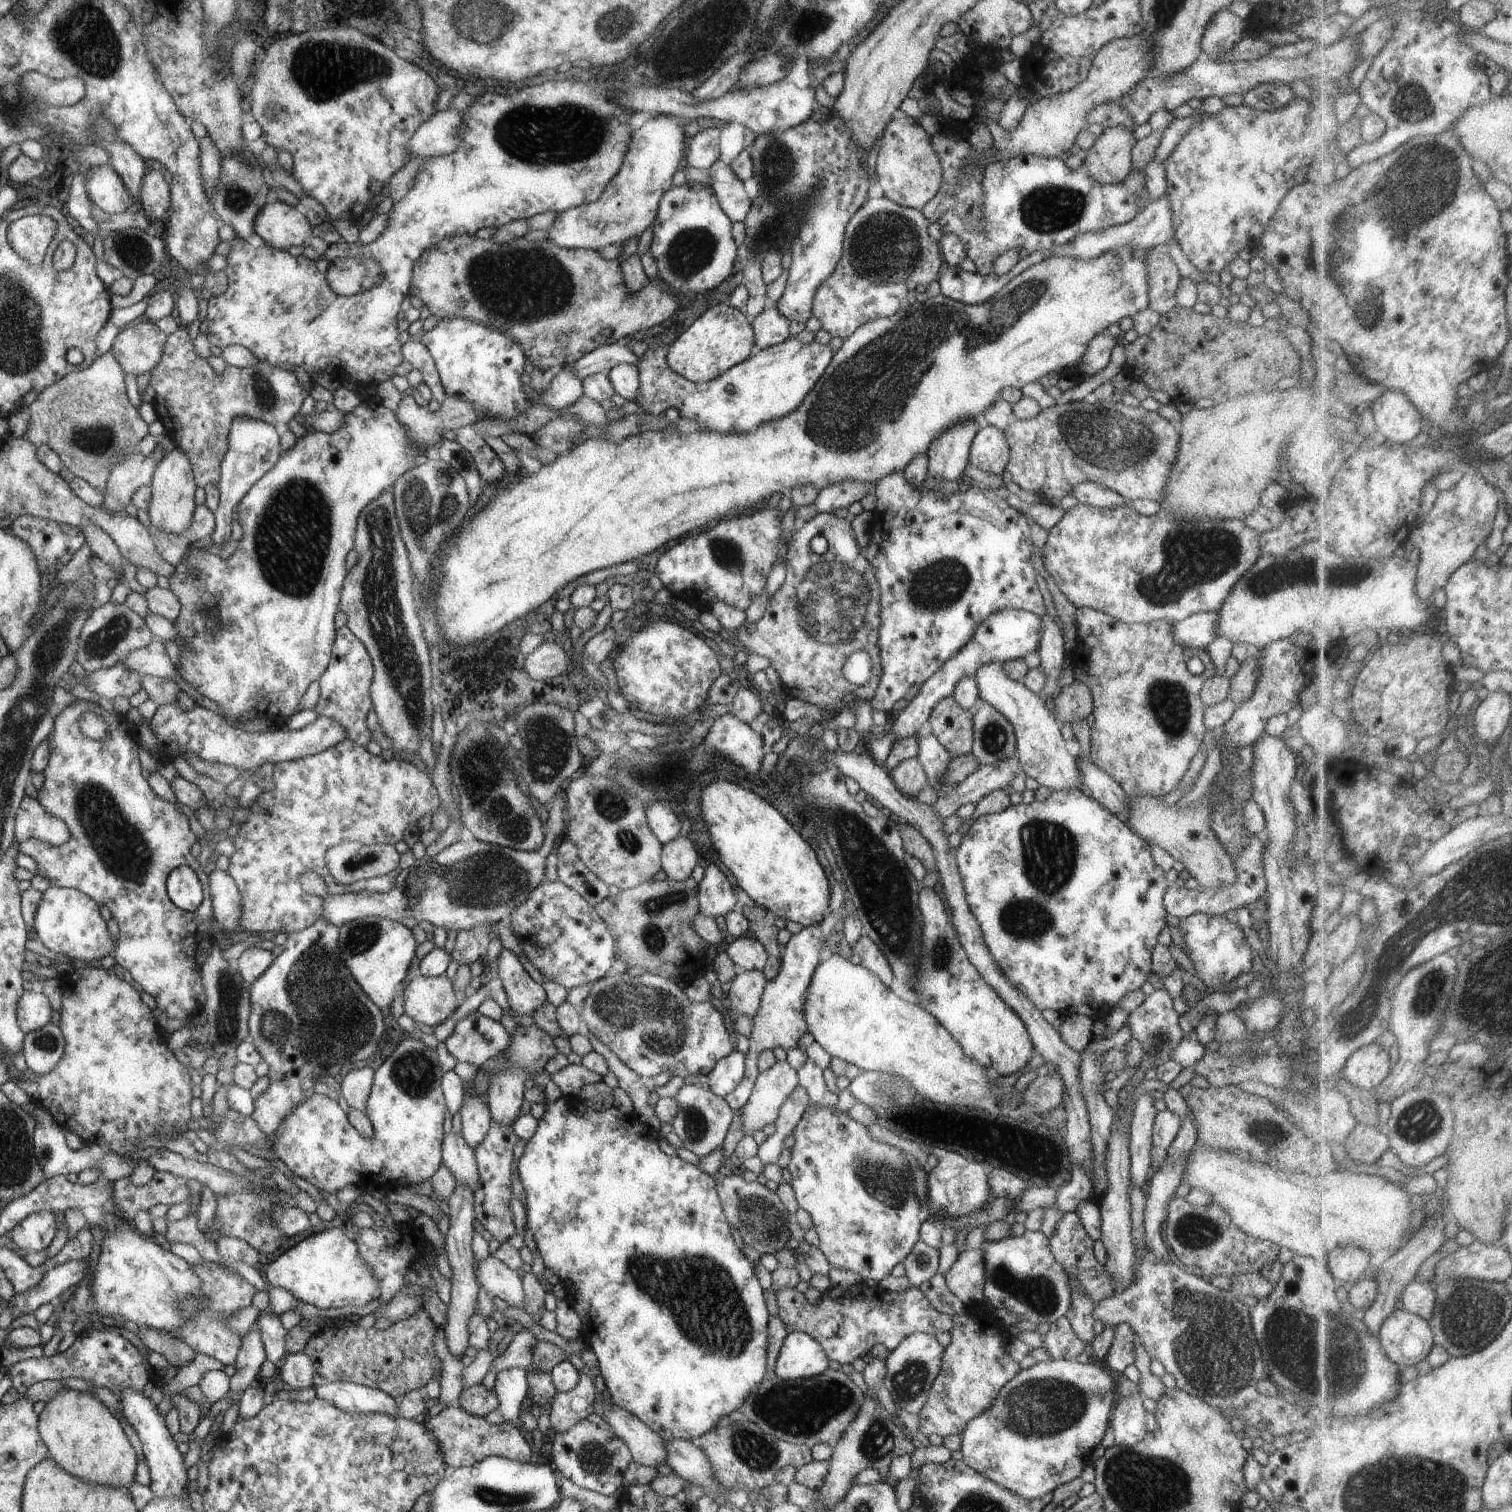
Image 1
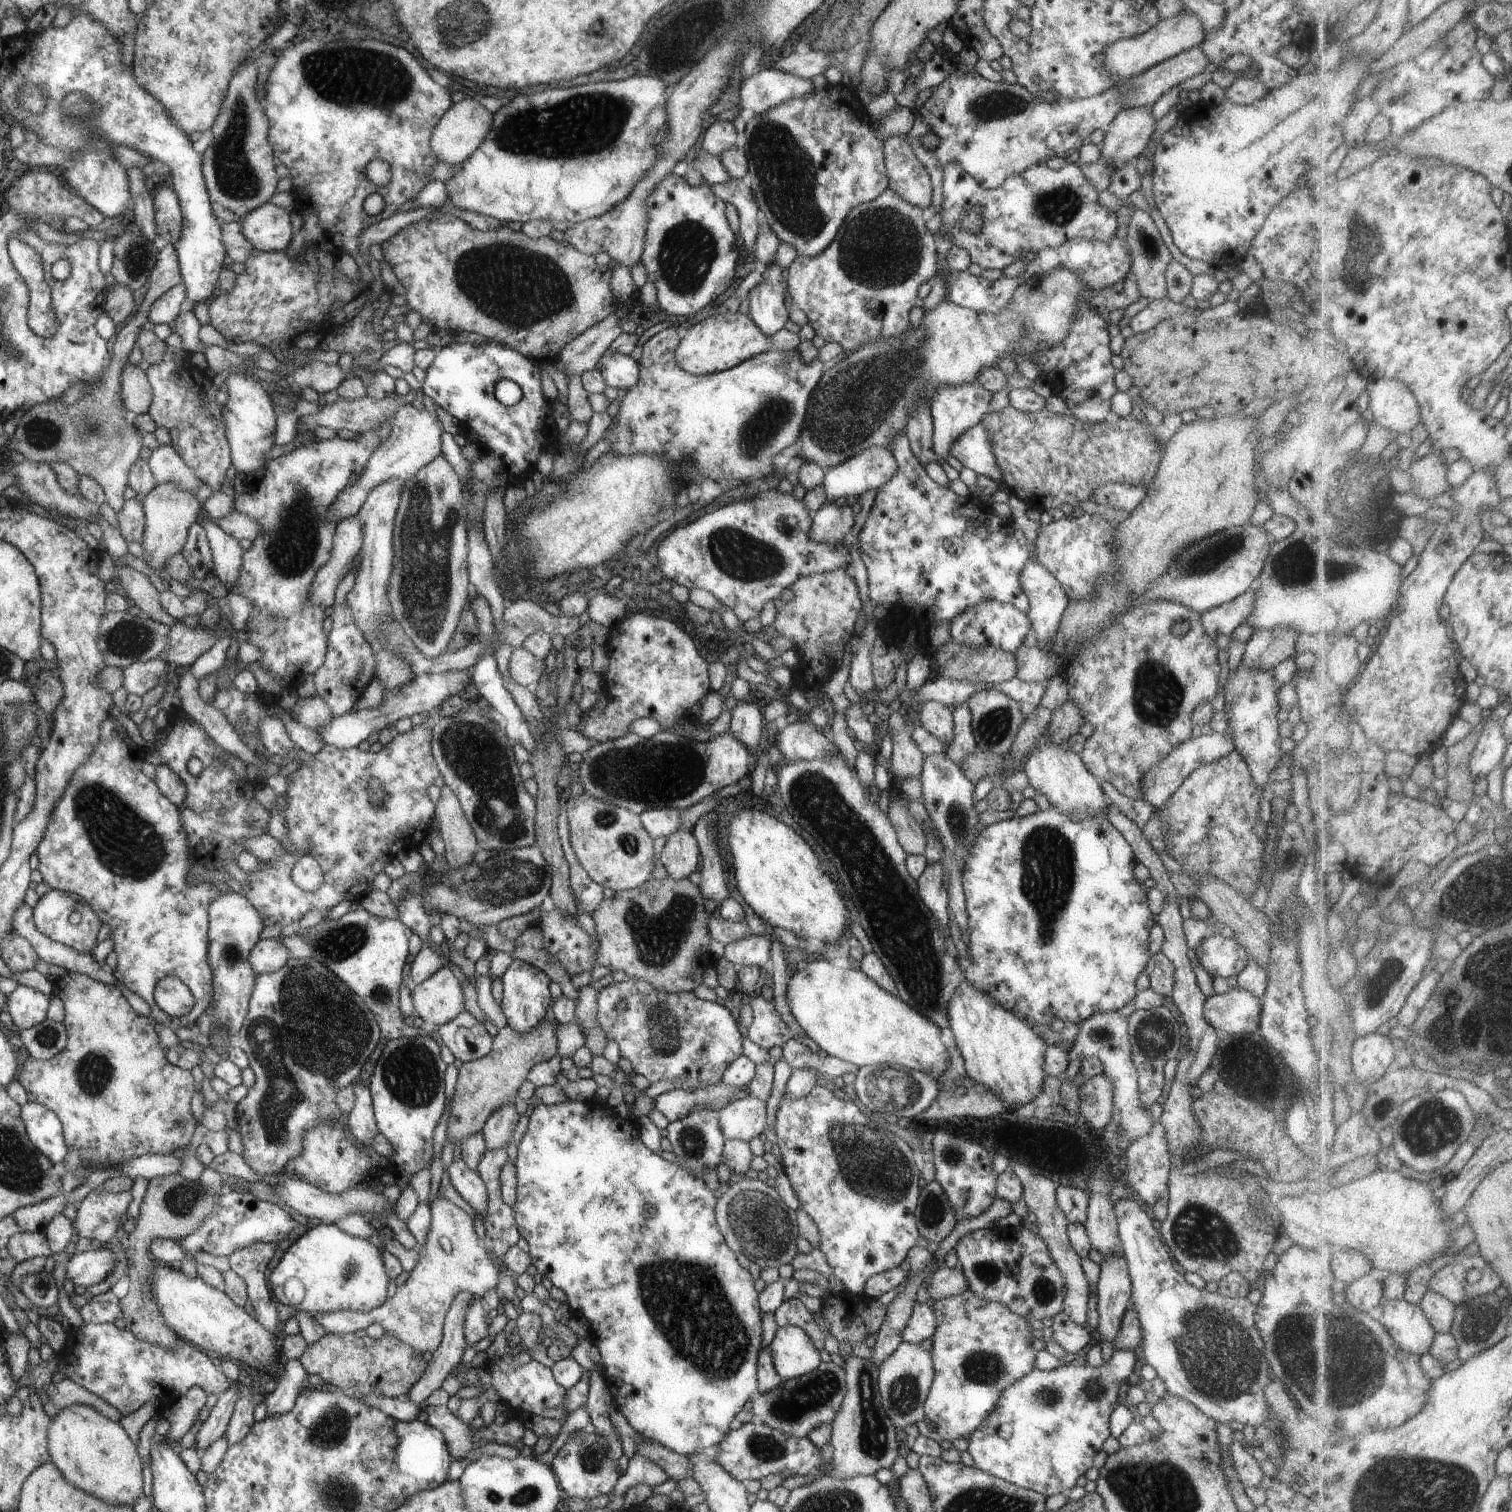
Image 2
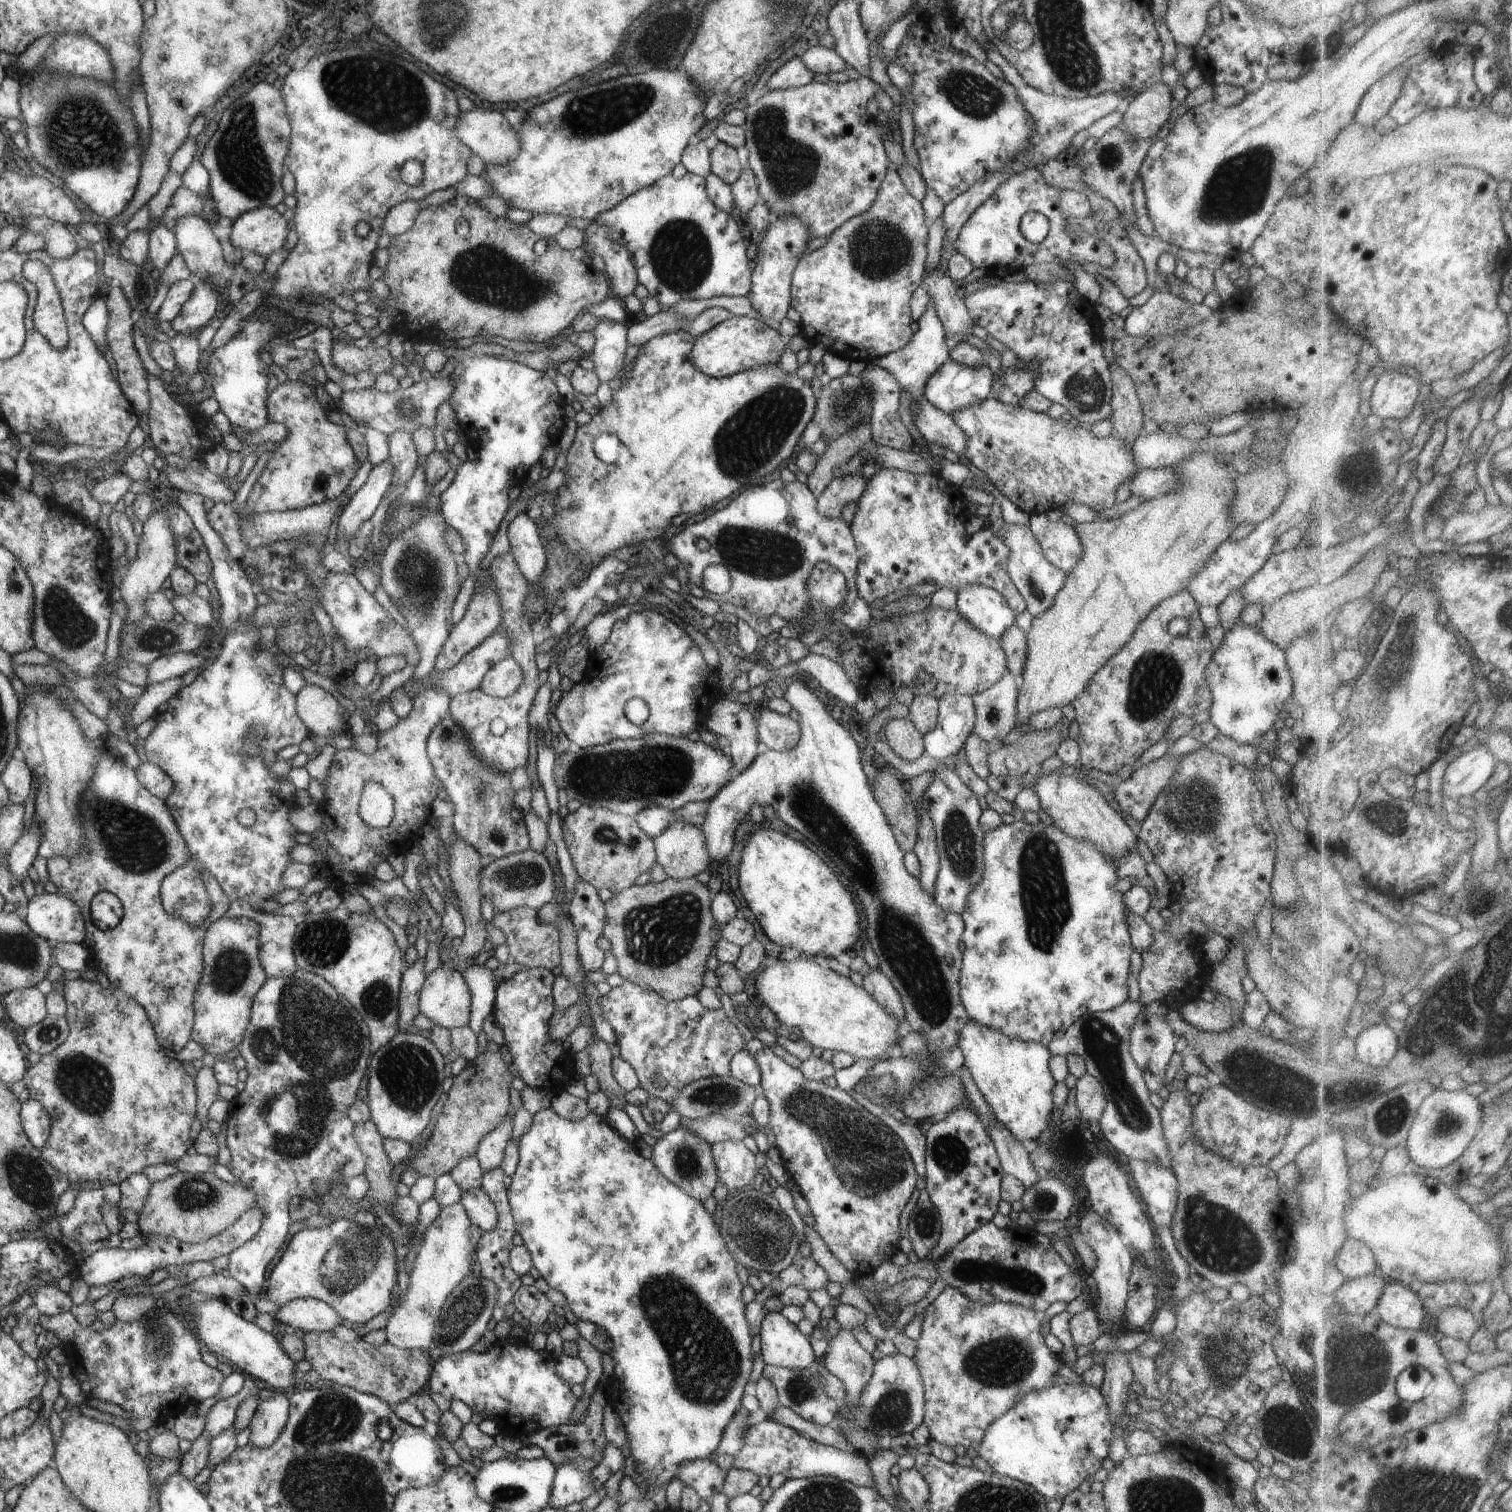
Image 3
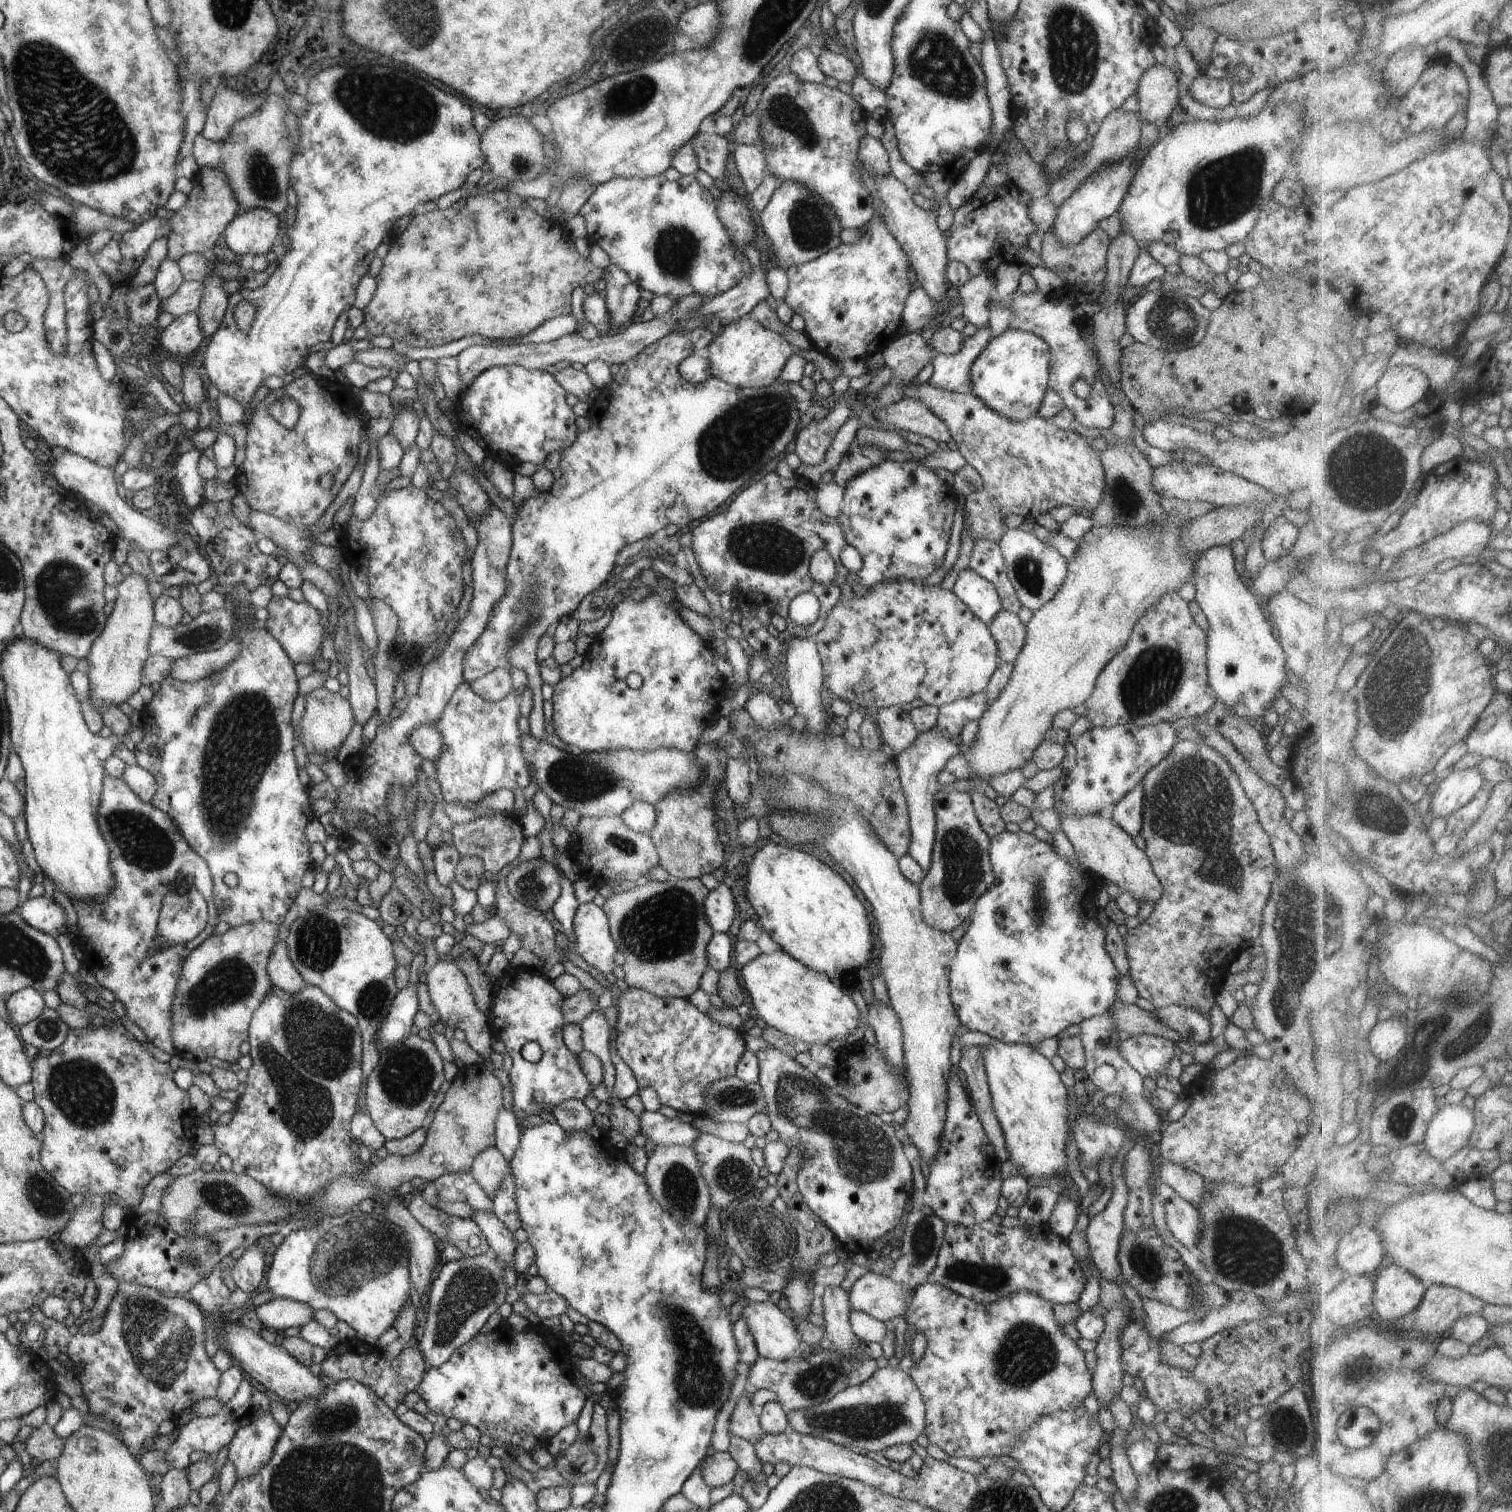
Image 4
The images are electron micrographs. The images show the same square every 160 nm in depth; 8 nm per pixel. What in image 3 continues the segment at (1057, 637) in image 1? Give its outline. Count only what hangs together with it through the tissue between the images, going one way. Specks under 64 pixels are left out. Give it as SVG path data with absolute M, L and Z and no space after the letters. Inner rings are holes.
M995 499L990 508L991 513L984 518L983 526L990 529L997 537L1000 537L1009 548L1009 561L1007 571L1014 586L1025 600L1026 608L1033 616L1038 616L1042 611L1048 610L1055 599L1055 594L1064 586L1067 574L1057 569L1044 554L1043 548L1036 540L1034 533L1027 524L1015 525L1002 519L1001 506Z

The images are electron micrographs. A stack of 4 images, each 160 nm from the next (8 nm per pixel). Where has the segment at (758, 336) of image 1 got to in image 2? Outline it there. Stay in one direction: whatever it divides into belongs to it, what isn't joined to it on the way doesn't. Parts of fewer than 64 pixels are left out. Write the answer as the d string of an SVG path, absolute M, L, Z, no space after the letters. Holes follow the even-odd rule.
M776 262L760 269L761 281L749 291L748 314L768 337L784 329L789 312L784 305L788 292L787 270Z

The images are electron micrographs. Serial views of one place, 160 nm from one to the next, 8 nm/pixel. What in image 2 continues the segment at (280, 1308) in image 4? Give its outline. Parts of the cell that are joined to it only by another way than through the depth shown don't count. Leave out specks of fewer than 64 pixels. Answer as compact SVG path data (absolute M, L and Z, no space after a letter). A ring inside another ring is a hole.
M441 1197L434 1198L429 1207L431 1208L431 1223L427 1238L423 1245L419 1246L418 1264L409 1272L410 1276L404 1285L396 1289L394 1296L386 1300L381 1307L367 1313L362 1311L318 1311L311 1314L312 1320L320 1324L326 1333L355 1333L357 1330L366 1329L370 1324L377 1322L386 1332L392 1333L395 1338L407 1345L423 1353L427 1350L433 1353L443 1339L445 1316L456 1294L466 1291L471 1295L482 1297L486 1291L495 1290L499 1281L498 1266L483 1247L482 1239L476 1235L472 1217L462 1208Z

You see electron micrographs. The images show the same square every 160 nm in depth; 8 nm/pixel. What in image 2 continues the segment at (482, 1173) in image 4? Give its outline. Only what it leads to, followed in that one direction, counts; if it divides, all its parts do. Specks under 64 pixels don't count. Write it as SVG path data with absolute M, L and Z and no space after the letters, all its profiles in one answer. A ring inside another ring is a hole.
M507 1104L494 1111L484 1128L481 1130L488 1151L504 1149L512 1140L512 1135L520 1115L515 1104Z

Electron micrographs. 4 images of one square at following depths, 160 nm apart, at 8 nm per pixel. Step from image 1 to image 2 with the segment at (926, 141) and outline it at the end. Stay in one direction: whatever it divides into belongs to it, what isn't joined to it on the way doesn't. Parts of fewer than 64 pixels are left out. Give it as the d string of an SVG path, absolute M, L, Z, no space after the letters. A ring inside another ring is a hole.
M893 136L883 142L889 186L907 203L926 209L930 206L933 184L927 168L914 156L906 137Z

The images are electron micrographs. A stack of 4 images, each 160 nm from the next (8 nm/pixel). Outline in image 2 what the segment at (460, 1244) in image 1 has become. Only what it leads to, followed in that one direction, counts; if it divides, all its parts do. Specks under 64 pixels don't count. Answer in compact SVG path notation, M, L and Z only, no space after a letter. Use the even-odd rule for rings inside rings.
M466 1291L459 1292L446 1313L443 1324L443 1339L432 1353L428 1370L408 1394L410 1399L421 1406L425 1405L426 1398L434 1390L438 1390L451 1371L462 1362L460 1358L462 1358L464 1349L469 1346L464 1336L463 1326L467 1308L473 1296Z

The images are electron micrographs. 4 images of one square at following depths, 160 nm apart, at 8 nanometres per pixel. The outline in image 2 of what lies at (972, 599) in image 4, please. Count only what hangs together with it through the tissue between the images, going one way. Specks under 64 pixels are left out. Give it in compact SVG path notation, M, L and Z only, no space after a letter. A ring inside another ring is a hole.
M986 599L970 605L965 611L954 616L951 622L951 638L963 647L990 646L1014 653L1023 643L1031 626L1027 613L1018 610L1013 604L1003 603L996 599Z

